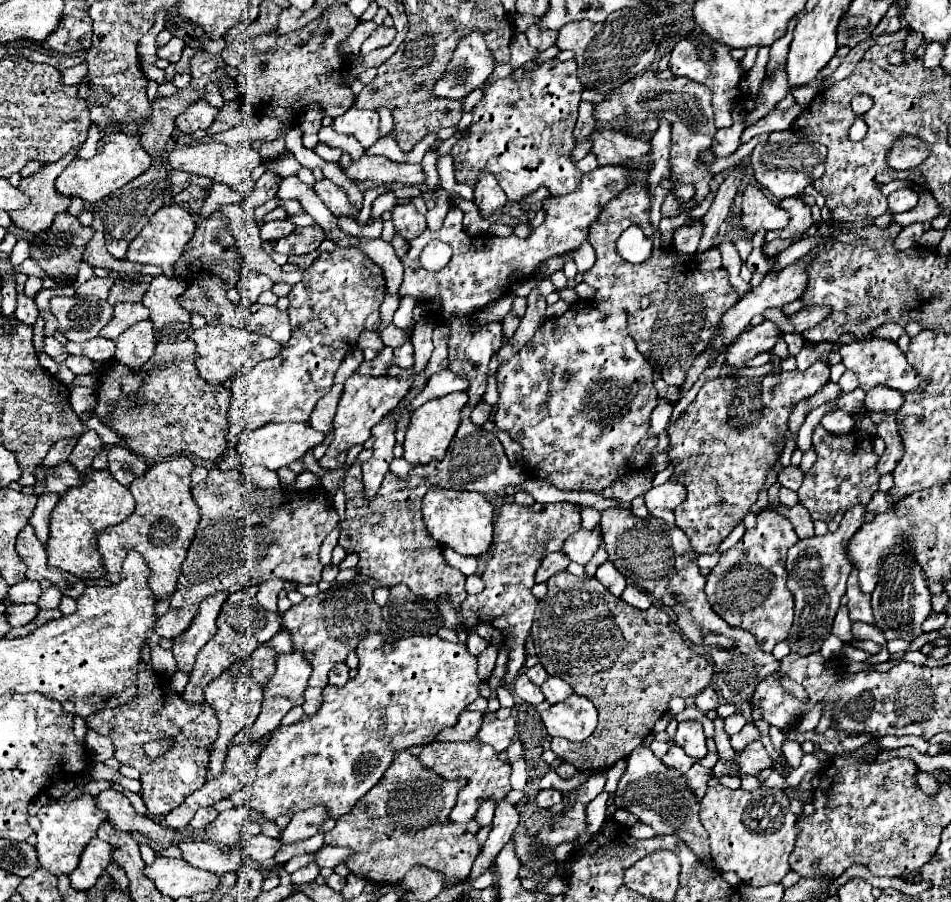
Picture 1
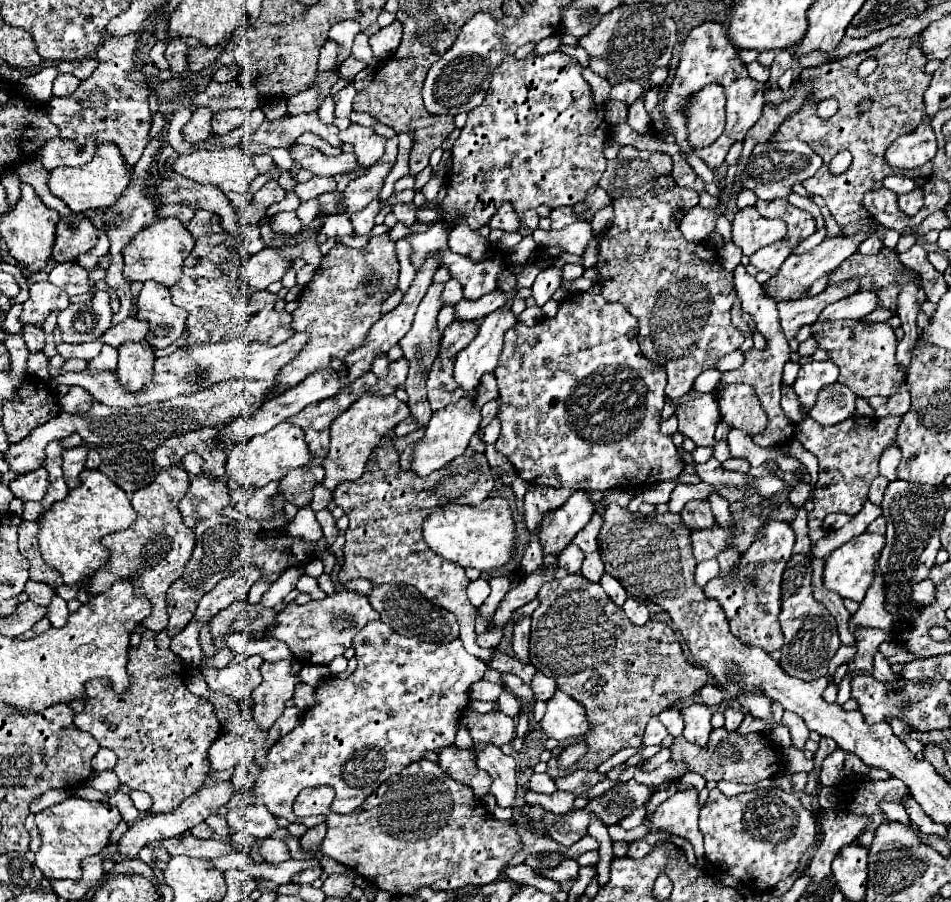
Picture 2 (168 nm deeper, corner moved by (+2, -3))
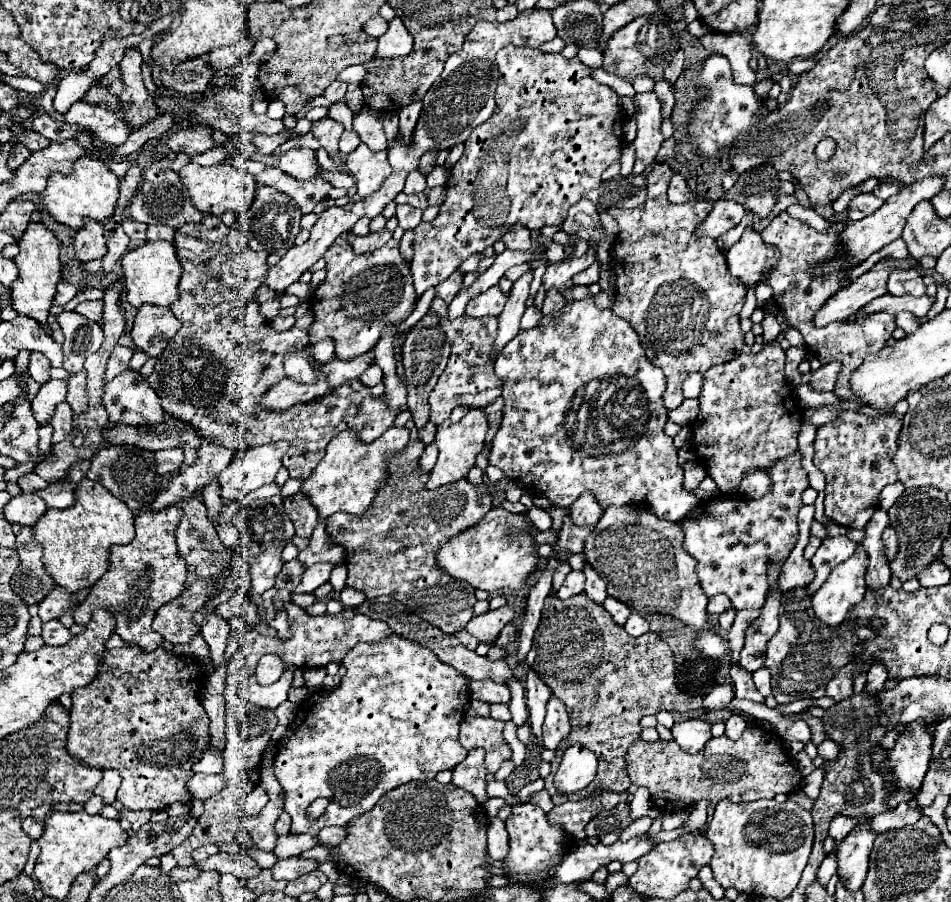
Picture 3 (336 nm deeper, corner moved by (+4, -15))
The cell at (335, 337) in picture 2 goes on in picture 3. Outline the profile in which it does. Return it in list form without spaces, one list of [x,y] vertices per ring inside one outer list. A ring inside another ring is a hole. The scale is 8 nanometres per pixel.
[[[340,236],[324,254],[326,260],[326,280],[318,286],[318,290],[324,290],[324,296],[314,300],[312,310],[314,310],[314,322],[308,328],[308,338],[310,344],[320,342],[322,338],[332,338],[336,344],[336,358],[340,360],[352,360],[360,354],[366,354],[374,348],[374,344],[380,338],[380,332],[386,324],[400,324],[402,320],[406,320],[414,306],[416,306],[416,292],[412,292],[412,276],[408,272],[406,262],[402,260],[400,252],[398,252],[398,242],[390,240],[388,244],[384,244],[382,248],[356,256],[352,252],[352,246],[346,242],[344,236]]]

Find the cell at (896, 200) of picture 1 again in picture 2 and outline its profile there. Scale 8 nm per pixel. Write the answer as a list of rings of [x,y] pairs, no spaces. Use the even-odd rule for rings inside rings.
[[[916,188],[916,190],[908,192],[908,194],[898,196],[898,206],[900,206],[900,210],[902,210],[906,216],[914,216],[914,214],[918,214],[918,210],[922,208],[922,204],[924,204],[922,188]]]

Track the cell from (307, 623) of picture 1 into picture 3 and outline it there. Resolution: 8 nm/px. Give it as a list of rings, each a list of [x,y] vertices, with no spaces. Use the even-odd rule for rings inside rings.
[[[286,602],[288,612],[288,624],[290,624],[290,638],[280,636],[262,636],[260,632],[248,630],[244,636],[238,636],[240,650],[234,654],[232,662],[228,664],[228,670],[234,668],[246,668],[248,672],[254,672],[258,660],[264,654],[276,654],[282,658],[284,664],[292,664],[298,668],[322,668],[328,662],[342,662],[346,652],[358,644],[358,642],[372,642],[388,636],[388,624],[382,624],[380,620],[370,620],[368,616],[356,612],[356,608],[344,608],[338,614],[324,614],[324,616],[308,616],[302,608],[298,608],[292,602]]]

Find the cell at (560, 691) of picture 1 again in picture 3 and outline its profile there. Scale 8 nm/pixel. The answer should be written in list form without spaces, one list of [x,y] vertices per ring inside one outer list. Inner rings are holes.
[[[528,672],[526,678],[526,704],[528,704],[528,714],[530,714],[530,726],[534,736],[542,734],[542,722],[546,716],[546,702],[552,696],[550,688],[536,676],[536,672]]]

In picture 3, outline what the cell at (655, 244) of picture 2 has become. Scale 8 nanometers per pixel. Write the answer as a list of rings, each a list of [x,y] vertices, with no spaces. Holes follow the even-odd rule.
[[[656,164],[648,176],[650,192],[646,204],[632,210],[608,210],[620,224],[620,232],[612,248],[612,272],[616,276],[612,312],[630,322],[630,326],[640,336],[640,344],[644,346],[646,358],[652,360],[654,366],[664,370],[664,376],[668,380],[668,388],[664,392],[664,406],[668,410],[674,410],[684,402],[682,384],[688,378],[688,374],[704,372],[716,364],[726,364],[742,354],[744,332],[740,330],[738,314],[744,306],[746,296],[746,288],[742,286],[742,282],[728,272],[726,256],[722,250],[716,248],[716,242],[700,240],[692,234],[696,224],[700,224],[700,220],[704,220],[704,216],[712,210],[712,204],[668,202],[666,190],[672,174],[674,172],[666,164]]]

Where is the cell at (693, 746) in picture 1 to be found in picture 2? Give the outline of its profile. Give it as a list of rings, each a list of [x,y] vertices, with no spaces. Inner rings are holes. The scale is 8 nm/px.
[[[692,704],[688,708],[682,708],[680,714],[682,714],[682,720],[684,720],[684,738],[692,744],[706,746],[708,736],[712,732],[712,726],[710,726],[712,712],[710,712],[710,708],[704,706],[704,704]]]

